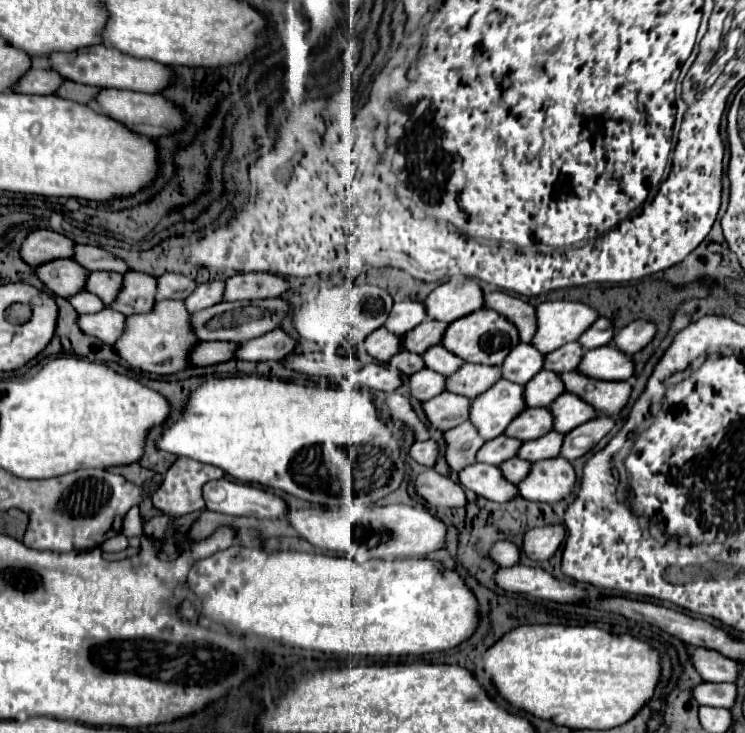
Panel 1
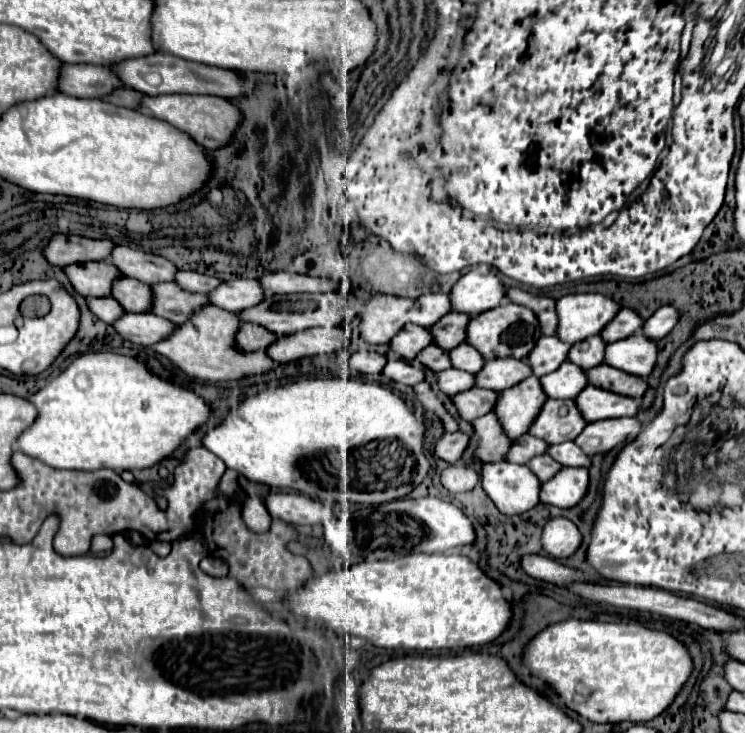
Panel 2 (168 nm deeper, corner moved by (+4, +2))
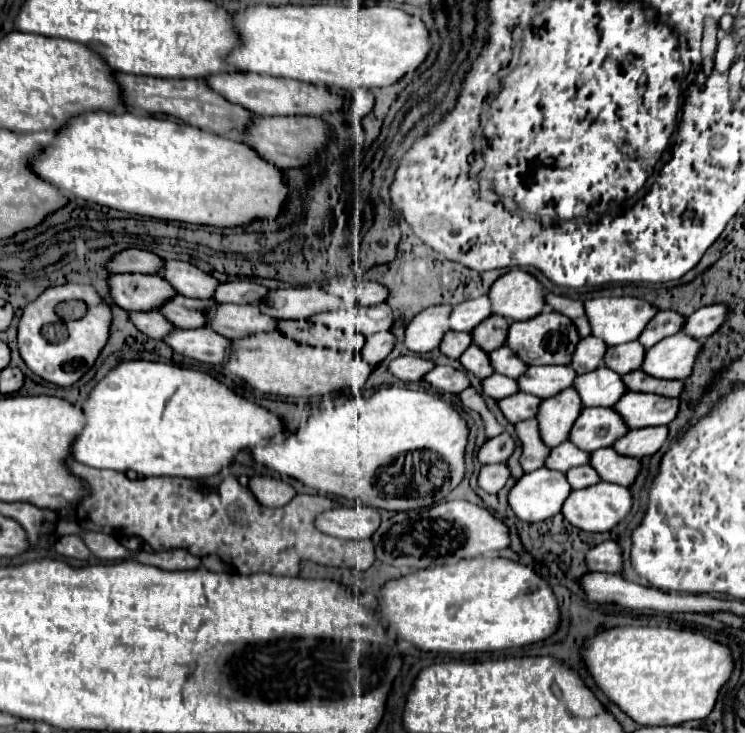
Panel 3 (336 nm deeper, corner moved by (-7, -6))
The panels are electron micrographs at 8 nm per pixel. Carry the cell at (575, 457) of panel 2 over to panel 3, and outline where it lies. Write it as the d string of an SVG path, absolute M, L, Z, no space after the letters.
M599 448L591 456L591 466L607 482L631 486L641 472L641 460L617 454L613 448Z

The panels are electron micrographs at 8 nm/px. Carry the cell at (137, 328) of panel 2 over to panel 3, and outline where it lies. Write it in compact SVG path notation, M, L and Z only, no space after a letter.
M197 328L197 330L175 330L171 332L165 342L177 352L187 358L209 362L209 364L223 364L227 360L227 338L211 332L211 328Z

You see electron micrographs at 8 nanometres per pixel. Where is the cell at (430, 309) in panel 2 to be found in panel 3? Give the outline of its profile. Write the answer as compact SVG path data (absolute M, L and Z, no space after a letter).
M481 296L475 300L465 300L465 302L457 304L451 314L451 330L459 330L459 332L473 330L489 314L493 314L493 308L491 308L491 300L487 296Z

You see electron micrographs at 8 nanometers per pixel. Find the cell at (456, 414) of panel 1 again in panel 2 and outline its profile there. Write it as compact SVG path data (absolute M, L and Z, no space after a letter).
M470 388L468 392L460 392L452 398L458 414L462 420L474 420L478 416L484 416L492 410L494 402L498 398L498 392L484 390L484 388Z

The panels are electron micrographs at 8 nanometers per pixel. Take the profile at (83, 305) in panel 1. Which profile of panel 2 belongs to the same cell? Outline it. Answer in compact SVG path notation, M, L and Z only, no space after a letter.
M104 296L104 298L88 298L86 304L94 312L94 316L98 316L100 320L104 320L108 324L112 324L118 316L124 314L122 306L114 298L110 298L110 296Z

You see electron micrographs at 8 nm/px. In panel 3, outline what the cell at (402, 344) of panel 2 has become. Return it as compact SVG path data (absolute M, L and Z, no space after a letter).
M449 332L441 342L439 350L449 358L459 358L473 344L471 332Z

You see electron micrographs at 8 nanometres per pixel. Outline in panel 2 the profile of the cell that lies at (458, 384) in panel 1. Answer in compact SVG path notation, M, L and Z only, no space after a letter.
M486 360L484 368L476 372L476 384L478 388L488 388L494 392L500 392L504 388L510 388L530 376L530 368L524 360Z

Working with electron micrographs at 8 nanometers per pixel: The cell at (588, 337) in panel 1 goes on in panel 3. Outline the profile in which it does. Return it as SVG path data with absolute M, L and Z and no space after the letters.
M659 312L649 324L647 328L643 330L643 334L639 336L639 342L645 346L645 348L651 348L655 346L659 340L675 334L675 332L681 332L683 330L683 324L685 324L685 316L677 314L677 312Z

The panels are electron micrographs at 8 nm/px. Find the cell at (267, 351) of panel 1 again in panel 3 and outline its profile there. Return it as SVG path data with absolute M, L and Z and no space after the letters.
M377 332L367 338L367 344L363 348L363 358L369 364L379 364L391 354L393 348L395 348L395 336L391 332Z

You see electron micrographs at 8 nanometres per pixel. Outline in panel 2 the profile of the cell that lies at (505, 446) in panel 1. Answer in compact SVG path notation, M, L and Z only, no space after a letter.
M526 434L512 442L512 448L508 448L508 456L504 456L504 460L514 462L514 464L526 464L530 458L544 454L546 448L548 448L548 444L544 440L538 440L530 434Z

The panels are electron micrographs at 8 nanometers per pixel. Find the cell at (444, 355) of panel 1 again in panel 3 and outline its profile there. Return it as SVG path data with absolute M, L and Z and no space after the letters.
M507 346L491 352L489 358L497 372L511 376L511 378L523 376L523 372L527 372L527 368L529 368L529 364L523 364L523 360L519 360L519 356L515 356L515 352L511 352L511 348L507 348Z

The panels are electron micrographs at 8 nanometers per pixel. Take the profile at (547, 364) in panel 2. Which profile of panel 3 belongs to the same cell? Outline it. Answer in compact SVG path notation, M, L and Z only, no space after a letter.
M595 336L583 338L583 340L577 344L577 350L575 350L575 354L573 354L573 364L571 364L571 366L573 366L579 374L593 372L595 368L601 366L605 352L607 352L607 344L603 344L603 340L597 340Z

